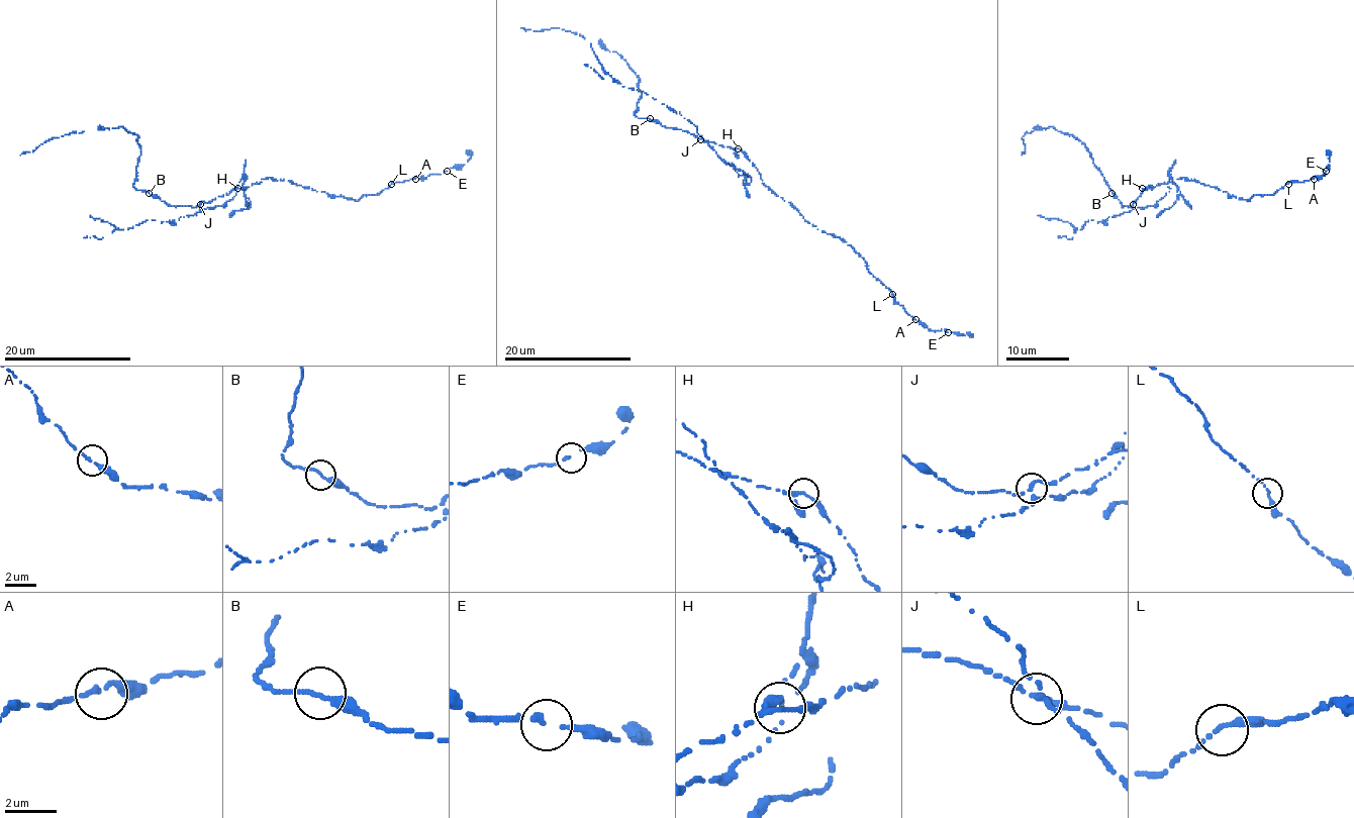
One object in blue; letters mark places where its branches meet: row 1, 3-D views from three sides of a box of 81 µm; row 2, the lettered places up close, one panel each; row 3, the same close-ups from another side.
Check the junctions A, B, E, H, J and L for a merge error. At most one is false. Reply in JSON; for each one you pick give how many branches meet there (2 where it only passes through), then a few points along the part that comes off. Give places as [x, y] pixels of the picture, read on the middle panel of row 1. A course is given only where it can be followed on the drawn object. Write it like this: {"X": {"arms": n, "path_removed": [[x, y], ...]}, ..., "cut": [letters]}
{"J": {"arms": 3, "path_removed": [[700, 138], [697, 127], [681, 115], [648, 94], [617, 83], [601, 68], [590, 43]]}, "cut": ["J"]}

